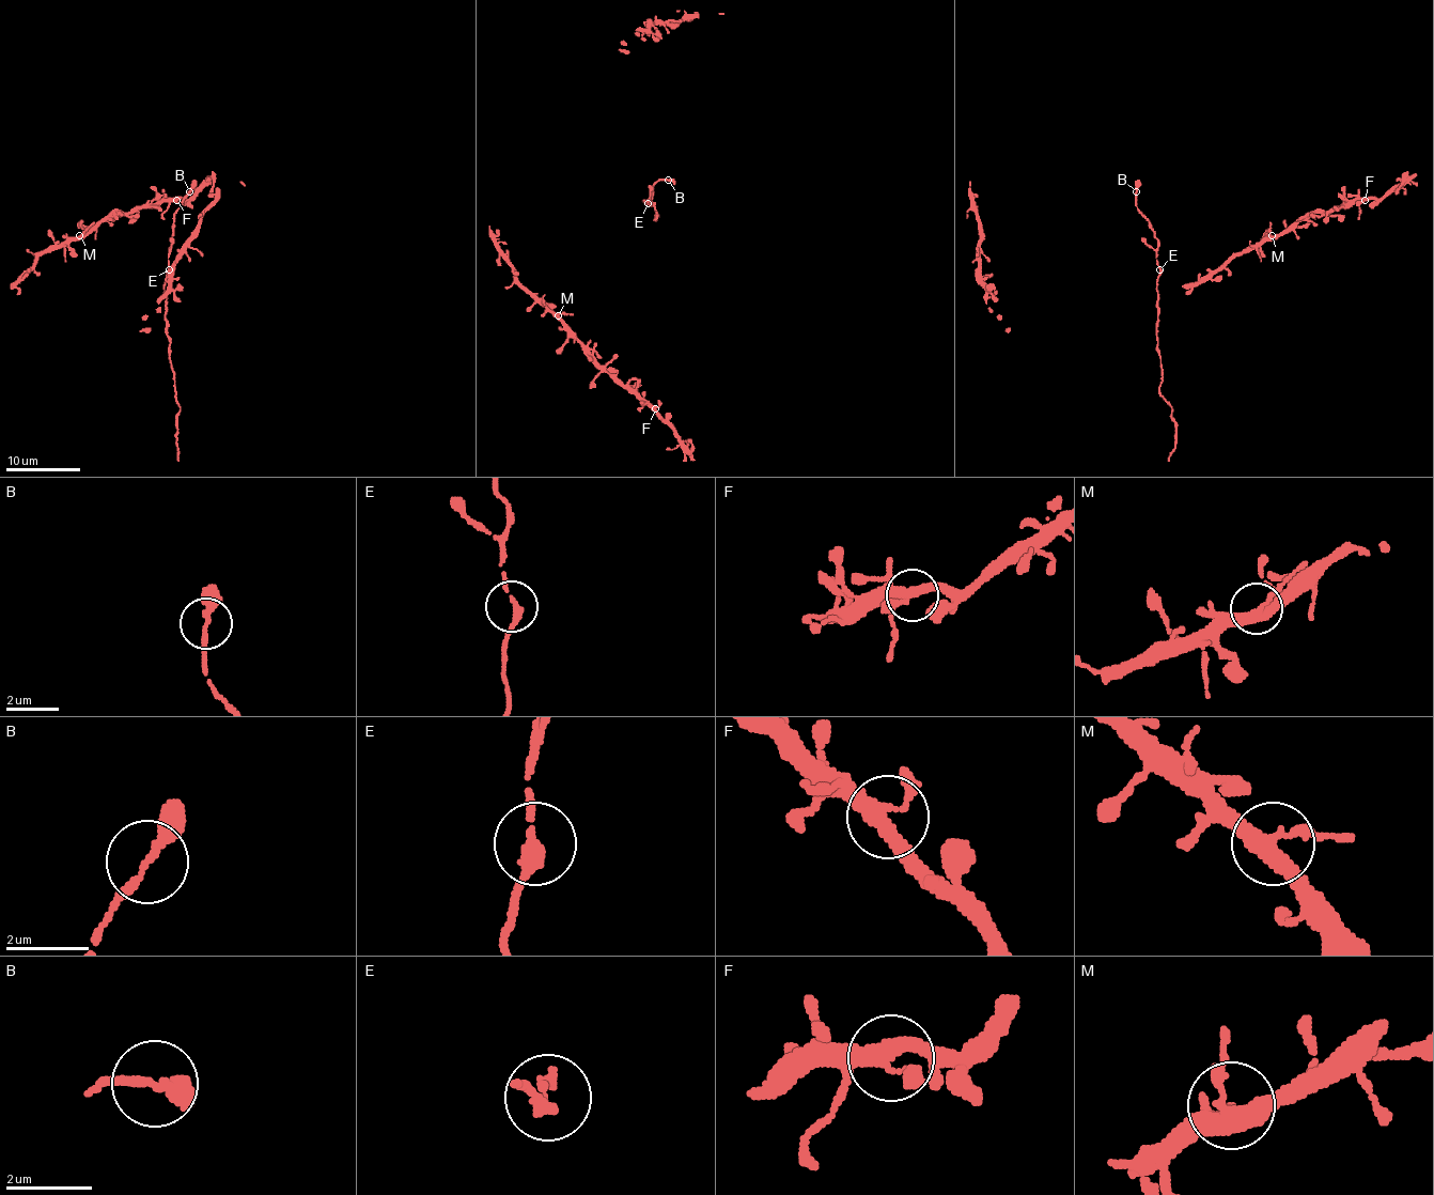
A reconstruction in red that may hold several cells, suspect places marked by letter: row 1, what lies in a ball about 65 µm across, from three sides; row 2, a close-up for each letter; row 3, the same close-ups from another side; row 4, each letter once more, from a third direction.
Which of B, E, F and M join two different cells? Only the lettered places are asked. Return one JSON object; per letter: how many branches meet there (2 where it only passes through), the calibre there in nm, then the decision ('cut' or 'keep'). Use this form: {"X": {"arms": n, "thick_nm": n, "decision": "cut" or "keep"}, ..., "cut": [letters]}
{"B": {"arms": 2, "thick_nm": 240, "decision": "keep"}, "E": {"arms": 2, "thick_nm": 240, "decision": "keep"}, "F": {"arms": 3, "thick_nm": 300, "decision": "keep"}, "M": {"arms": 3, "thick_nm": 360, "decision": "keep"}, "cut": []}

